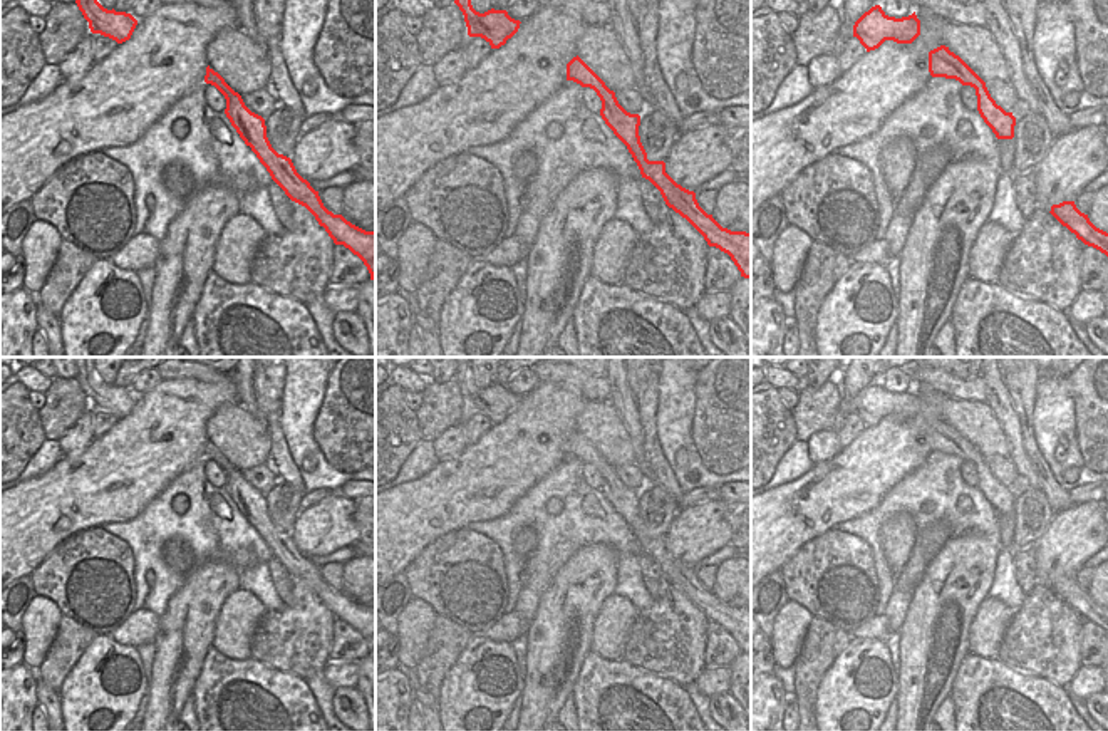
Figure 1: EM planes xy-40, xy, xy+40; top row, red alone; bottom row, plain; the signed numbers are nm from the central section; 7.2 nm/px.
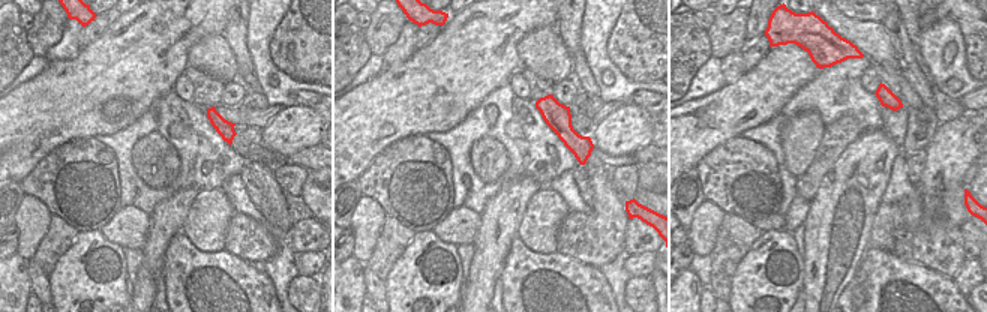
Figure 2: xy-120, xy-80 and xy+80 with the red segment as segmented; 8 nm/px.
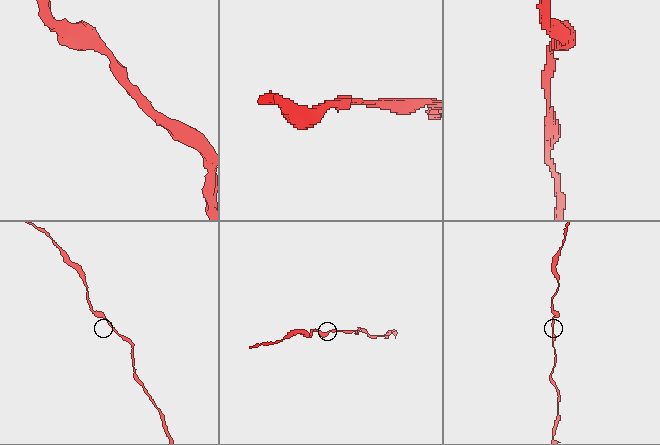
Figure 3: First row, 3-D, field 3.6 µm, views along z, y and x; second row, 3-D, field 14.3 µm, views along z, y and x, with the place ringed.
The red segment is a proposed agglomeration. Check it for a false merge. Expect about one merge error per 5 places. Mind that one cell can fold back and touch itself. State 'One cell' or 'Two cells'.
One cell.

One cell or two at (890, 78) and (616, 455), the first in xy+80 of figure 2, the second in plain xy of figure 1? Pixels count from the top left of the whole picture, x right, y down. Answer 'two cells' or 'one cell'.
two cells

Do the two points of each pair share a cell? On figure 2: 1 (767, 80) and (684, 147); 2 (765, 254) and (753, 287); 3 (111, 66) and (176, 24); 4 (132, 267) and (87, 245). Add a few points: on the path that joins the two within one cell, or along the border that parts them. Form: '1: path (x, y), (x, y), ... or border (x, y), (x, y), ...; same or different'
1: path (746, 101), (714, 129), (705, 129); same
2: path (761, 261), (755, 267), (755, 279); same
3: path (128, 66), (159, 35); same
4: border (123, 248), (126, 273); different

